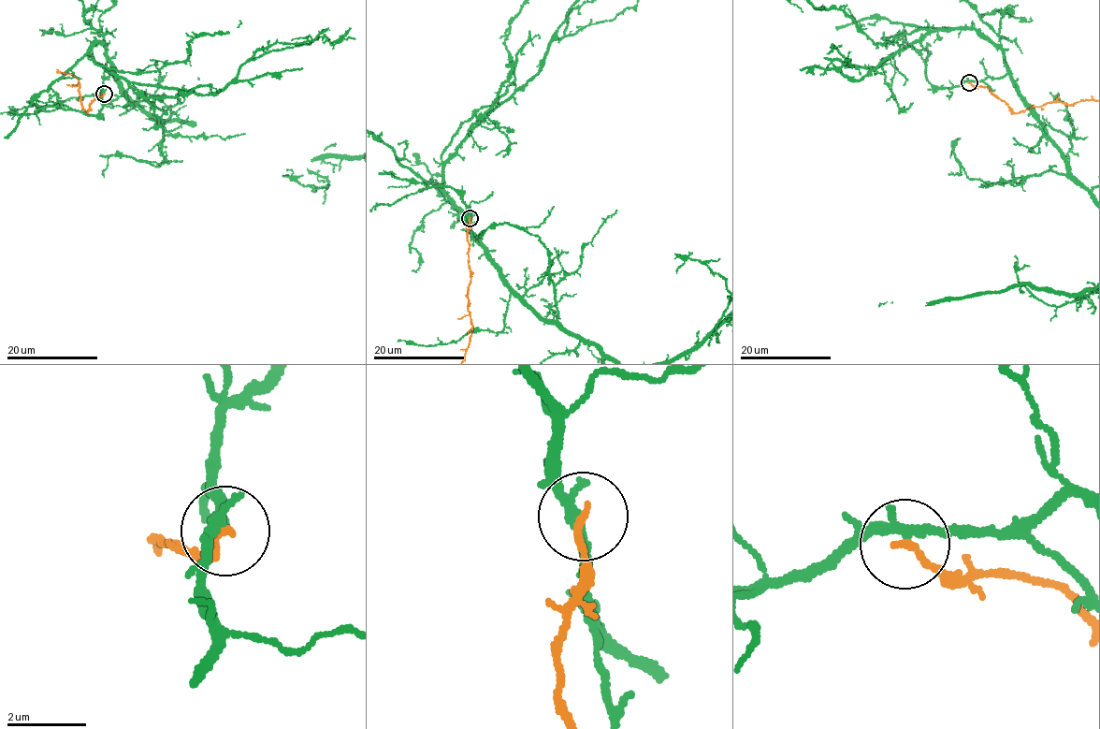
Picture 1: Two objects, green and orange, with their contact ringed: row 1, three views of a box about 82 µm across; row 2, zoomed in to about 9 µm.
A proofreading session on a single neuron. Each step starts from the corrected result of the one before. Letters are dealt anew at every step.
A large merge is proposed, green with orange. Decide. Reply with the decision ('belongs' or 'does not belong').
does not belong

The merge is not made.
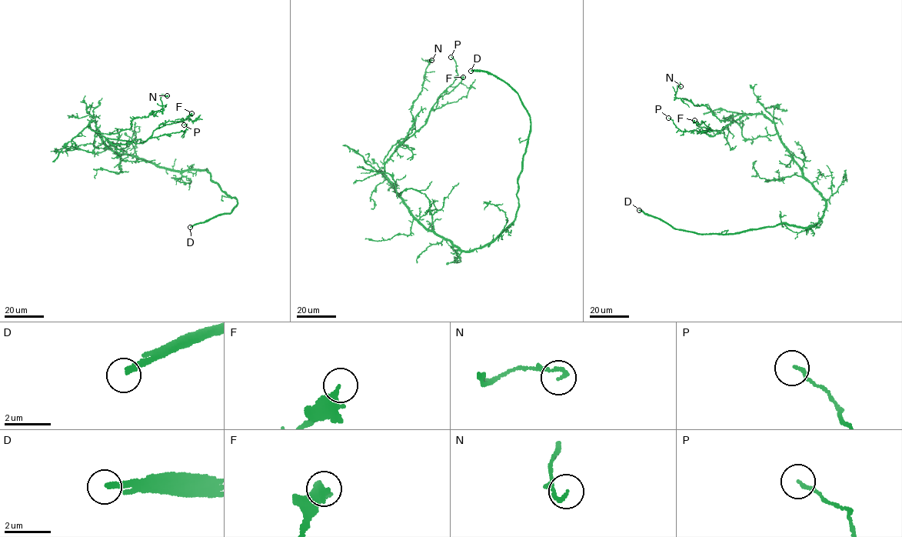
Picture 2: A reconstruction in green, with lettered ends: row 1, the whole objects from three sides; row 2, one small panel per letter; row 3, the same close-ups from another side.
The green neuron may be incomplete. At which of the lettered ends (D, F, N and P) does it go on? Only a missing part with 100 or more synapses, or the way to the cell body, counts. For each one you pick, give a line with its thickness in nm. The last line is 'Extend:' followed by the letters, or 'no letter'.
D: 240 nm
Extend: D

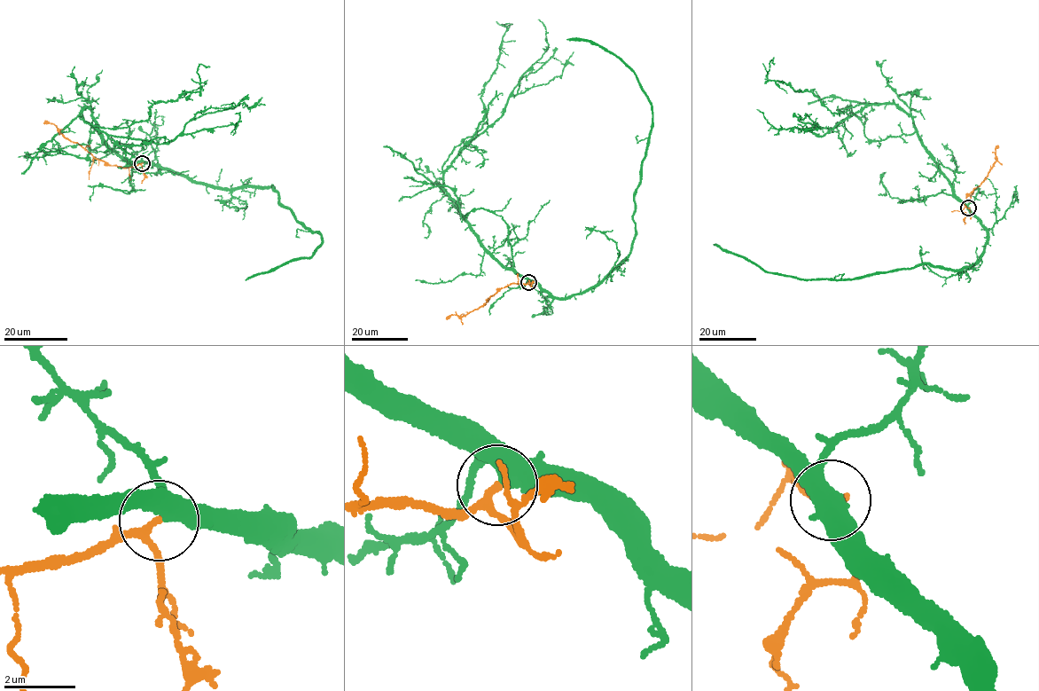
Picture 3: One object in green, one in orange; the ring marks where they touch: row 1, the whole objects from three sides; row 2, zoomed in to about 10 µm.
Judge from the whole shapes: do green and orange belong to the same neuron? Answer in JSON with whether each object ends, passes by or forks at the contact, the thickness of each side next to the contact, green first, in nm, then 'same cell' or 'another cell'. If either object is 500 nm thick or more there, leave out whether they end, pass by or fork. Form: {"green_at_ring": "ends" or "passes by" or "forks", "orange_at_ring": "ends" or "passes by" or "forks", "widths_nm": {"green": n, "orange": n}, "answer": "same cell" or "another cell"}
{"green_at_ring": "passes by", "orange_at_ring": "passes by", "widths_nm": {"green": 400, "orange": 170}, "answer": "same cell"}

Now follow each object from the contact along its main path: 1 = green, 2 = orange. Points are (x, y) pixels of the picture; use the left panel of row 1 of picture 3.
1: (143, 163), (230, 189), (272, 187), (281, 207), (310, 231), (318, 232), (323, 242), (313, 255), (246, 280)
2: (142, 163), (125, 168), (111, 166), (66, 139), (53, 123), (43, 123)

